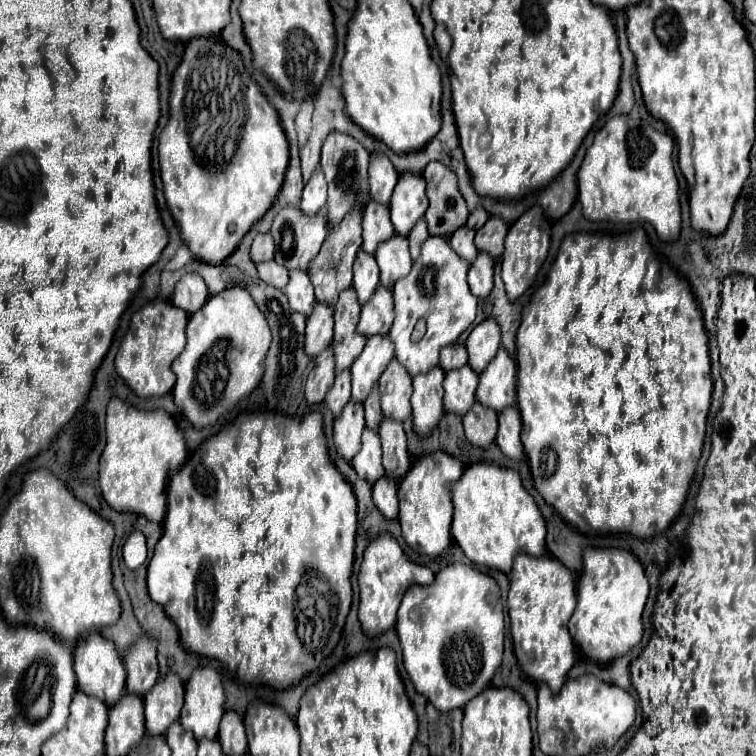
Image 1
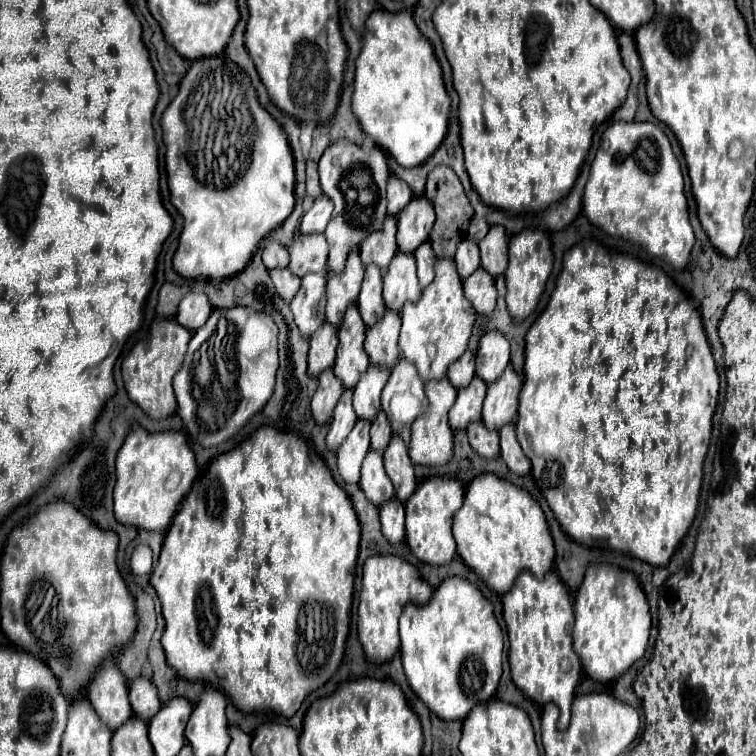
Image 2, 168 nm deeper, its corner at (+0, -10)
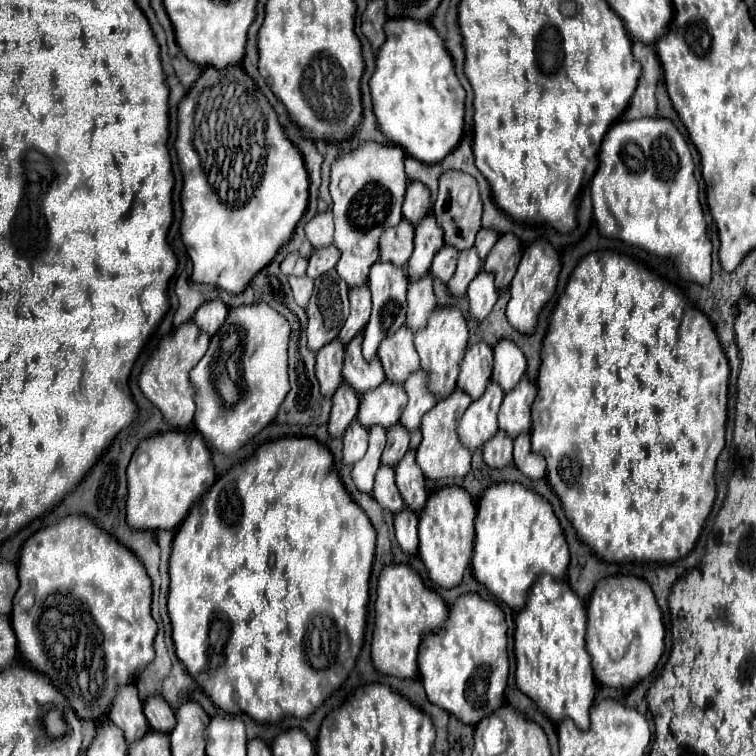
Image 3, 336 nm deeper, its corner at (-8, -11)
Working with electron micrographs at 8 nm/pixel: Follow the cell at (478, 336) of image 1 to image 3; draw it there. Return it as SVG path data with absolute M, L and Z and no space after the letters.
M502 340L494 346L494 372L492 380L510 392L526 372L526 358L512 340Z

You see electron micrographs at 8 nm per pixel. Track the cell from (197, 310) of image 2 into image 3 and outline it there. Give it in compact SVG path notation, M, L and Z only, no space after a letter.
M212 300L202 304L192 320L198 324L198 328L202 328L202 332L214 336L218 328L224 324L226 316L228 316L226 304L222 304L222 300Z

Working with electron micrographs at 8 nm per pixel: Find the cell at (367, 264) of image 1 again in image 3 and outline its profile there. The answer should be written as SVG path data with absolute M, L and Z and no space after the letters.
M376 262L370 268L370 278L368 278L368 286L372 290L372 316L364 328L364 342L362 342L362 352L364 358L370 362L376 354L378 354L378 346L380 342L390 334L396 332L398 328L404 326L406 320L406 290L408 290L408 276L404 268L398 268L390 262Z

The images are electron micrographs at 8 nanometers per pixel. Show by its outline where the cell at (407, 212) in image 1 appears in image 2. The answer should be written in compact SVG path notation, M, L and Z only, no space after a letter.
M414 197L398 219L398 249L404 253L414 253L418 243L428 239L430 227L434 223L434 207L430 207L426 197Z

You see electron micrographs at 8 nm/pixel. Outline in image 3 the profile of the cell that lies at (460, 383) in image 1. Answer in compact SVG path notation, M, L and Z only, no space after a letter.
M490 382L486 392L478 400L474 400L470 404L470 408L464 412L464 416L458 424L458 432L462 436L462 442L466 442L466 446L472 452L482 450L486 440L490 440L490 436L494 436L494 432L498 432L496 414L500 410L502 398L504 398L502 388L494 382Z

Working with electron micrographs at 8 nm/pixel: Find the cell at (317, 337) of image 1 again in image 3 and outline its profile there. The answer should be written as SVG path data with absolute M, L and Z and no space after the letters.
M332 340L316 356L316 378L322 388L322 396L332 398L342 384L342 362L344 362L344 344Z

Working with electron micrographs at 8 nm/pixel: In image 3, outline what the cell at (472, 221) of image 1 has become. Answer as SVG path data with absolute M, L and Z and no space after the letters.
M482 228L482 230L478 232L474 248L478 250L480 260L484 260L484 258L488 256L488 252L490 252L490 248L496 244L496 240L498 240L498 232L496 232L496 230L486 230L486 228Z

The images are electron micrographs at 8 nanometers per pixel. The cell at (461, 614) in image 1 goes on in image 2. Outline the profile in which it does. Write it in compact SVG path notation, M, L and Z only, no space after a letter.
M446 577L426 605L408 603L400 617L400 641L402 667L412 691L440 719L462 721L478 703L484 703L494 695L502 675L502 629L496 621L492 603L470 581L462 577Z

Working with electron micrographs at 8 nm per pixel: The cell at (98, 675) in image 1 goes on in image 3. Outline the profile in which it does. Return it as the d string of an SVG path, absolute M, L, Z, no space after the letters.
M122 686L114 698L110 708L110 720L124 732L128 744L140 740L150 726L146 724L146 716L142 712L142 702L138 698L136 686Z

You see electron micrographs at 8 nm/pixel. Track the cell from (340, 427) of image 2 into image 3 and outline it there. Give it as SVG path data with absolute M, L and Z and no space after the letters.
M354 420L344 434L344 464L352 466L358 458L366 454L368 448L368 428Z

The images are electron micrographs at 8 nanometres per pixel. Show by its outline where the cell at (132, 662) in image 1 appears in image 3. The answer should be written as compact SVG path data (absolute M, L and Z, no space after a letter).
M154 694L146 700L144 704L144 714L148 718L148 724L152 730L156 732L170 732L170 728L174 728L174 710L168 706L168 702L160 696Z

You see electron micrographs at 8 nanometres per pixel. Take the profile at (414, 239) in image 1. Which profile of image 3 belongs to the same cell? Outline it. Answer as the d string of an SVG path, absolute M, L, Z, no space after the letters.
M444 246L444 248L436 254L436 258L434 258L430 274L436 276L436 278L440 278L442 282L448 282L448 280L452 278L454 270L456 270L456 258L458 258L458 248L454 248L454 246Z

